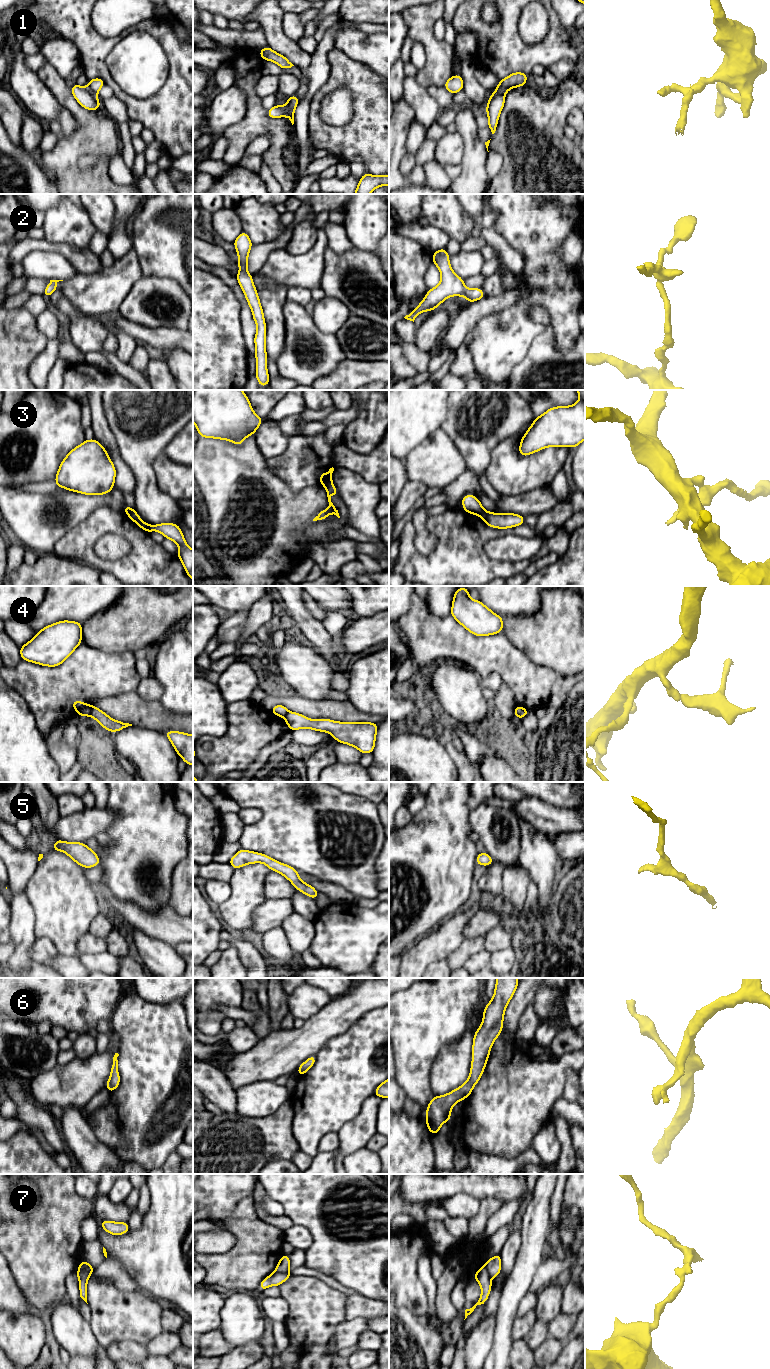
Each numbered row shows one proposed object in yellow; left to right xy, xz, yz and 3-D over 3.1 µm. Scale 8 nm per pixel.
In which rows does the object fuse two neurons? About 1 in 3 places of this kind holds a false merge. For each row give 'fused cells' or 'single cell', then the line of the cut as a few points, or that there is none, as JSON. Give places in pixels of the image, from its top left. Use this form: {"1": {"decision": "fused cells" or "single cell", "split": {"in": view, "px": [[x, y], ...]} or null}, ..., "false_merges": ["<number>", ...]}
{"1": {"decision": "fused cells", "split": {"in": "yz", "px": [[505, 91], [497, 91], [494, 94]]}}, "2": {"decision": "single cell", "split": null}, "3": {"decision": "fused cells", "split": {"in": "xz", "px": [[331, 481], [324, 486]]}}, "4": {"decision": "fused cells", "split": {"in": "xy", "px": [[92, 706], [90, 716]]}}, "5": {"decision": "single cell", "split": null}, "6": {"decision": "single cell", "split": null}, "7": {"decision": "fused cells", "split": {"in": "xy", "px": [[92, 1270], [78, 1271]]}}, "false_merges": ["1", "3", "4", "7"]}

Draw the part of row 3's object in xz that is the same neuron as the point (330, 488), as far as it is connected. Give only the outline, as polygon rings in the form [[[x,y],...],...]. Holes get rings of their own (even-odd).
[[[332,482],[329,483],[329,484],[326,484],[324,487],[325,487],[325,490],[327,492],[329,507],[327,509],[323,510],[323,511],[320,511],[318,513],[318,515],[313,519],[313,521],[317,521],[317,520],[322,521],[322,520],[325,520],[329,514],[334,514],[338,518],[340,518],[337,508],[331,502],[331,495],[332,494],[334,494],[336,496],[339,496],[336,487],[333,485]]]

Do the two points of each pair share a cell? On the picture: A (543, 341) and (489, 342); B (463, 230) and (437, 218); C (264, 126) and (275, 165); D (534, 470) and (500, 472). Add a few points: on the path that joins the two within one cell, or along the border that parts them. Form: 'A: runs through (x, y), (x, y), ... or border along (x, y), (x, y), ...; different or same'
A: border along (546, 328), (534, 339), (527, 354), (520, 361); different
B: runs through (457, 224), (451, 218), (443, 218); same
C: runs through (274, 135), (275, 155); same
D: runs through (526, 472), (508, 472); same

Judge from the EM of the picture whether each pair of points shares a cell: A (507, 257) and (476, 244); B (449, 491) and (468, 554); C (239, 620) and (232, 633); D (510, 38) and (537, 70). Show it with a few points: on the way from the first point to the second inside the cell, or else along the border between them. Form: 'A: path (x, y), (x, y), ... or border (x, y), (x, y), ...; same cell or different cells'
A: border (480, 235), (486, 243); different cells
B: border (447, 507), (452, 508); different cells
C: path (236, 623), (232, 630); same cell
D: border (546, 69), (540, 64), (536, 64), (530, 73); different cells

